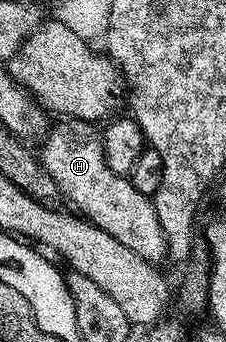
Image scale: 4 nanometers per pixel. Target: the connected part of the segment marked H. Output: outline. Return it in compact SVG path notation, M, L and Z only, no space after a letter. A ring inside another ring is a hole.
M66 118L58 123L51 127L41 141L40 159L58 184L61 195L67 196L85 219L100 230L112 234L116 242L124 242L124 246L140 254L140 258L151 262L165 261L168 256L166 235L160 218L156 216L154 201L140 194L129 178L112 170L106 161L106 145L102 143L101 131L89 120Z

